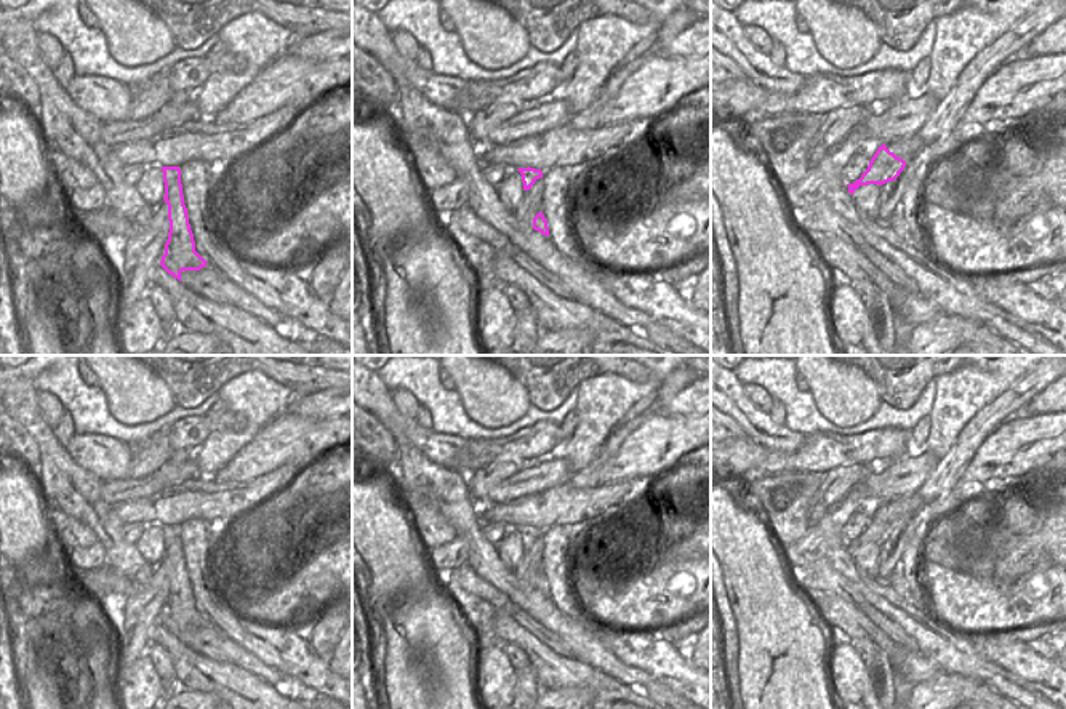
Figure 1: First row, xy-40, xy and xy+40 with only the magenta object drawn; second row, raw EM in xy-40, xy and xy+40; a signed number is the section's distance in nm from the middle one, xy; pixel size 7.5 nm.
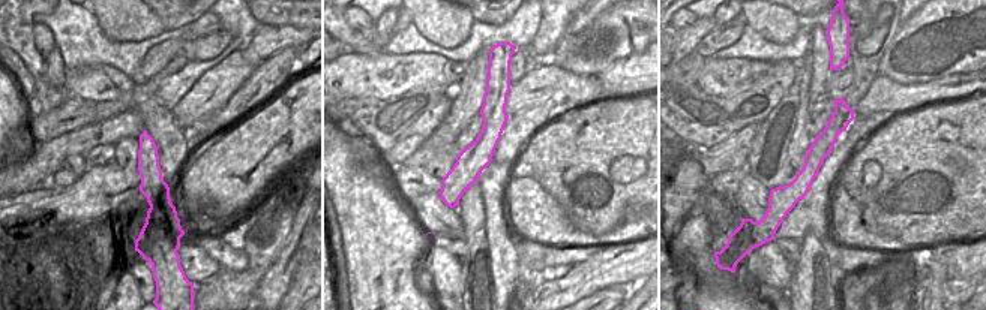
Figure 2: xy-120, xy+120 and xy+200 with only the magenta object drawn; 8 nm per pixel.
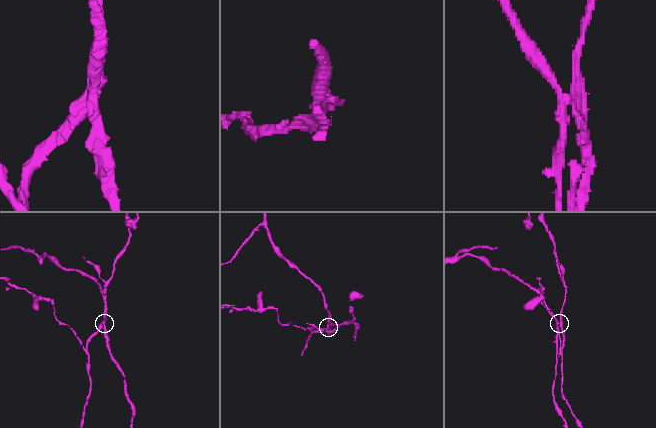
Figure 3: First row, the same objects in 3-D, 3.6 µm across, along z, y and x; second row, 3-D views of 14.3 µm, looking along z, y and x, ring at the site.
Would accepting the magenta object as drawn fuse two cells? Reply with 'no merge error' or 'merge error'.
merge error

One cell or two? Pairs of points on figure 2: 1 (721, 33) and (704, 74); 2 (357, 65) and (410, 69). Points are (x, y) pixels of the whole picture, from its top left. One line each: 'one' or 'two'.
1: two
2: one

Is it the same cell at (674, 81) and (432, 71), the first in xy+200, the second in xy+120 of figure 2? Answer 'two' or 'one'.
one

